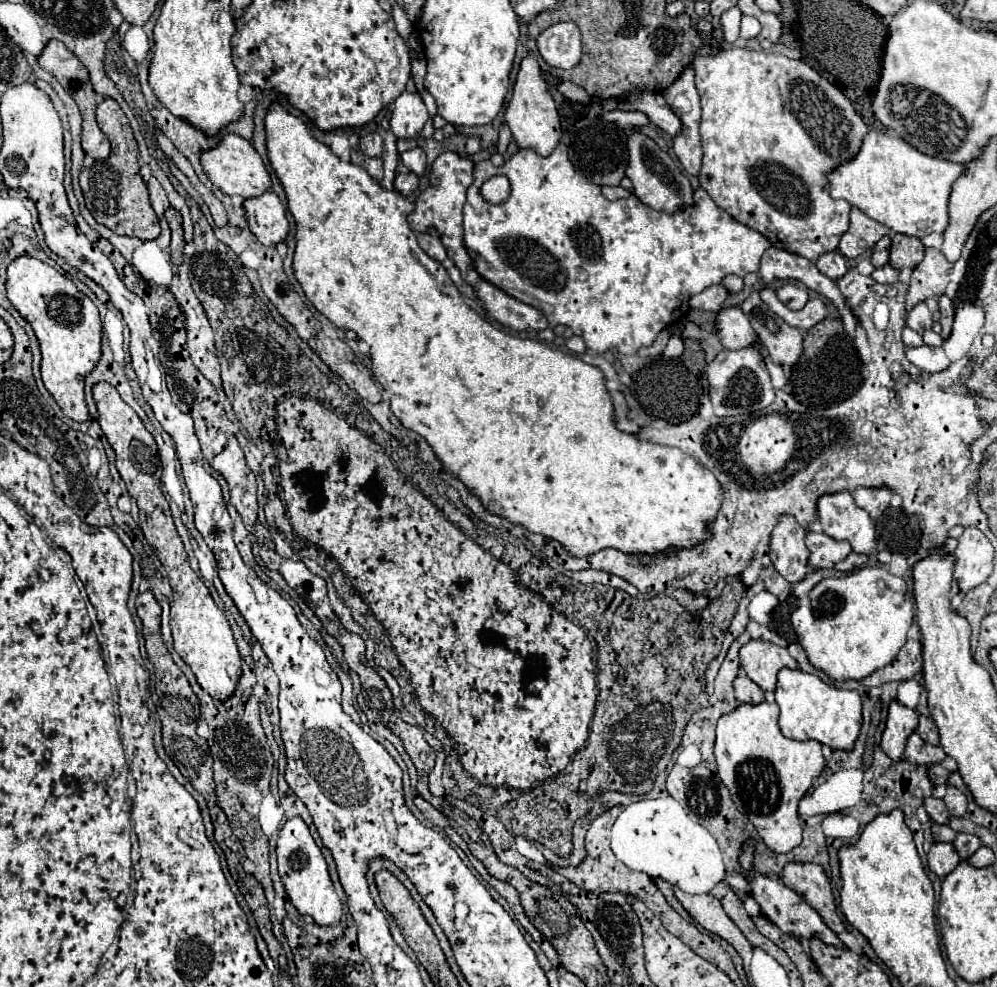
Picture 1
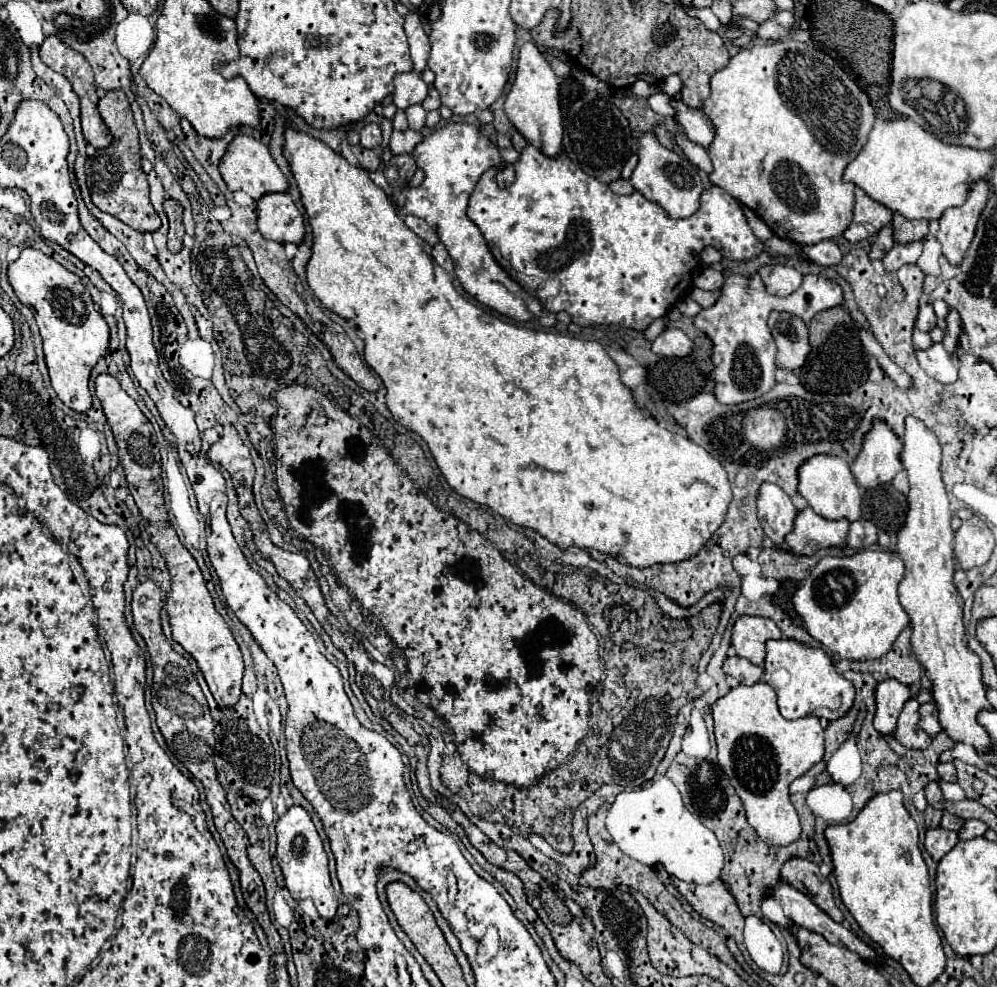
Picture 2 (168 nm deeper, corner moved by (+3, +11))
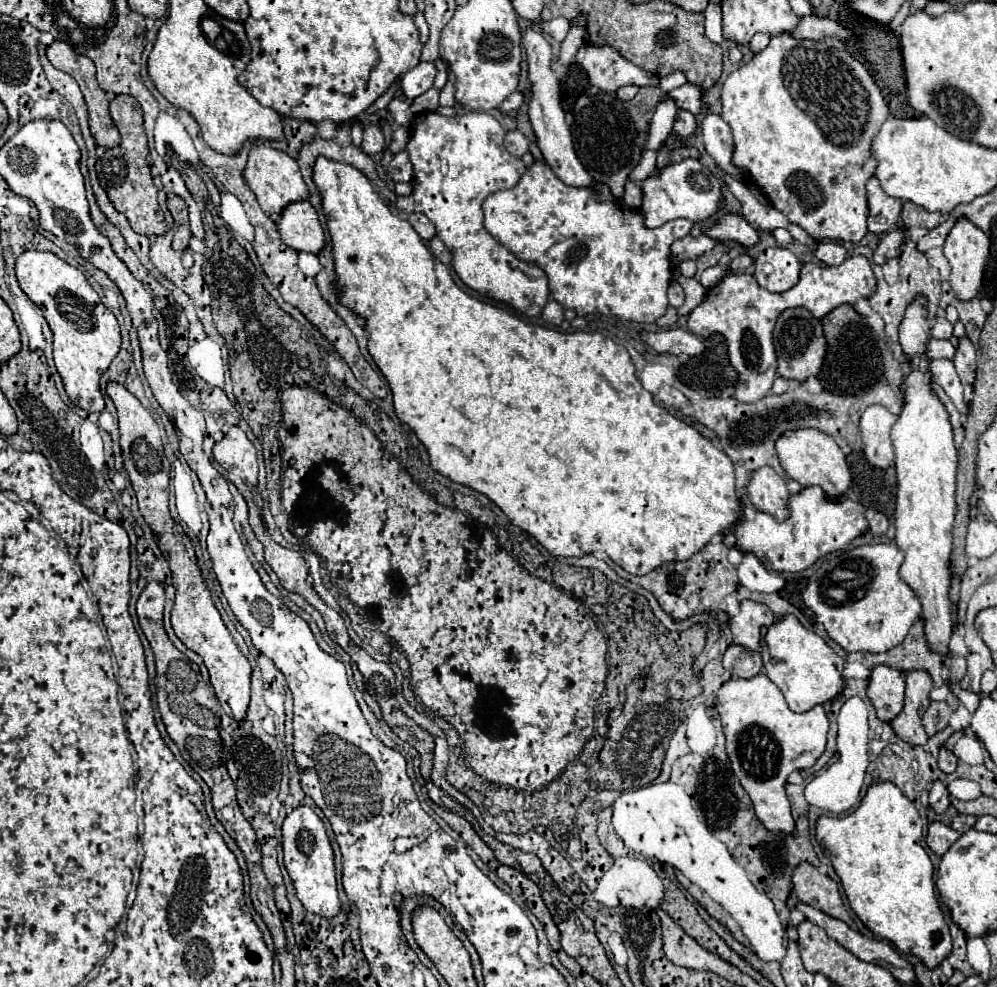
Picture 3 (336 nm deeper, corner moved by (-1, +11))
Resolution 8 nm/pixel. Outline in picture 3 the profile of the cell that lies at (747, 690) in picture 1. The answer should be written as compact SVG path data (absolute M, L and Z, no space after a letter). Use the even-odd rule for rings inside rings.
M734 644L724 654L724 668L736 678L752 678L762 670L762 656L760 652L752 652Z

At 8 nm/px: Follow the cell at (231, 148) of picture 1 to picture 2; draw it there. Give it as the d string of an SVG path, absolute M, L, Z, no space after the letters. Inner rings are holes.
M238 134L232 144L228 146L222 162L220 162L220 174L224 178L224 182L228 184L228 188L232 192L242 190L246 192L252 200L260 200L264 194L272 194L272 192L286 192L288 190L288 180L282 174L282 170L278 168L276 160L272 158L270 150L266 144L246 136L246 134Z

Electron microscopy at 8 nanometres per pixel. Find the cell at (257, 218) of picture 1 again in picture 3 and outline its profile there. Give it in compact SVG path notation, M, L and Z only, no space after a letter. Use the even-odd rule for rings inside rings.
M306 200L288 204L280 212L276 226L282 242L294 248L296 252L304 250L318 254L324 246L324 230L320 226L318 214Z

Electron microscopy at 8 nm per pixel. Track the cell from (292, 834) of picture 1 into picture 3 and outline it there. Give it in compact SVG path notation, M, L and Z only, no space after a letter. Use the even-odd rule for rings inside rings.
M300 806L286 816L282 824L282 848L284 848L284 866L292 878L296 896L302 902L302 906L318 916L334 918L340 912L334 854L326 836L326 828L314 810L310 810L308 806Z

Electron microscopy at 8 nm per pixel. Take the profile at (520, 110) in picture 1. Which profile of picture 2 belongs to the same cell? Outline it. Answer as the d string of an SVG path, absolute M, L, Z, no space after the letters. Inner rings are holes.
M526 42L520 48L520 58L518 58L518 70L516 70L516 80L506 96L504 110L514 124L514 128L540 152L546 156L560 156L562 152L562 112L560 112L560 102L558 102L558 80L546 58L540 54L534 42Z

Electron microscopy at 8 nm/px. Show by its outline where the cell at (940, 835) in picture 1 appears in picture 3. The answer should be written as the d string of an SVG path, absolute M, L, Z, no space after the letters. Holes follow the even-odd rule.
M958 814L958 816L952 820L952 828L958 830L958 832L968 832L968 830L974 826L976 820L978 820L976 816L964 816L964 814Z

